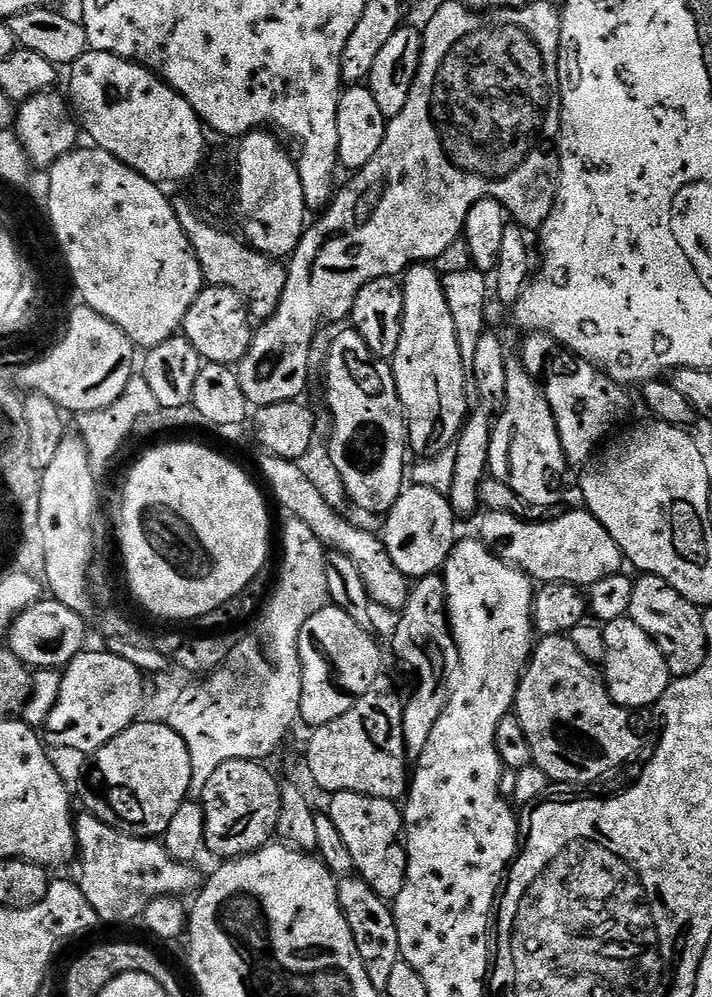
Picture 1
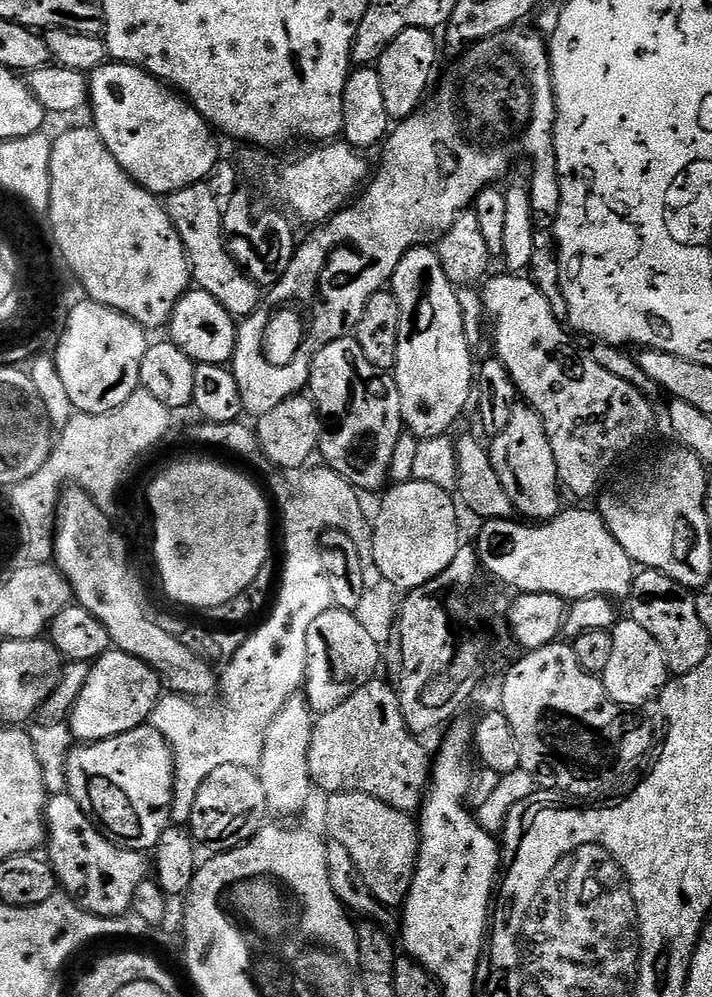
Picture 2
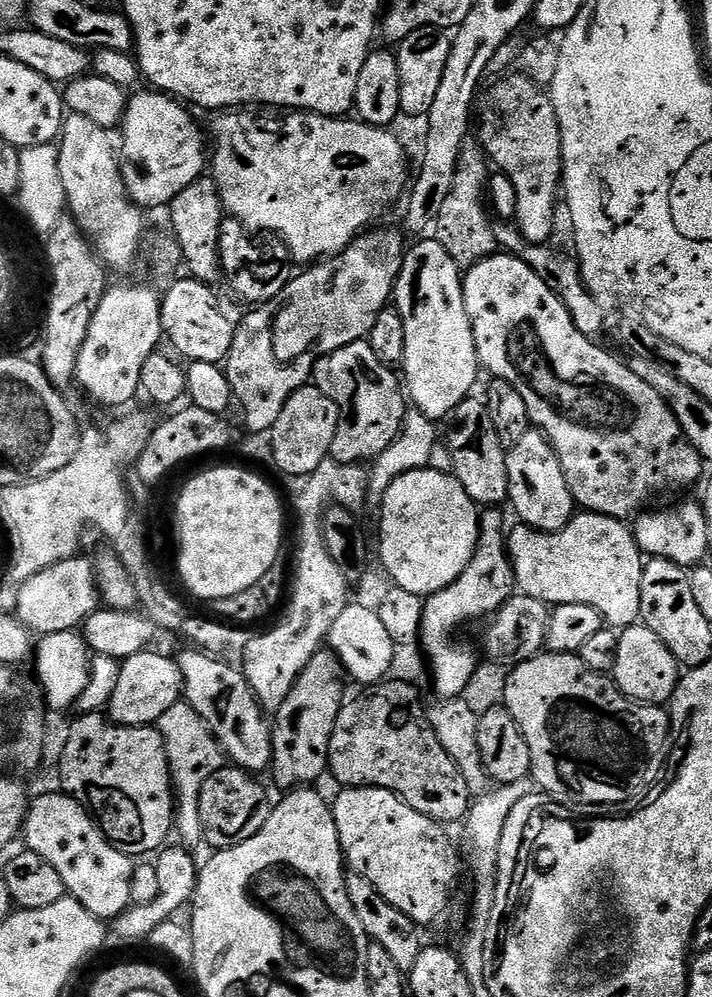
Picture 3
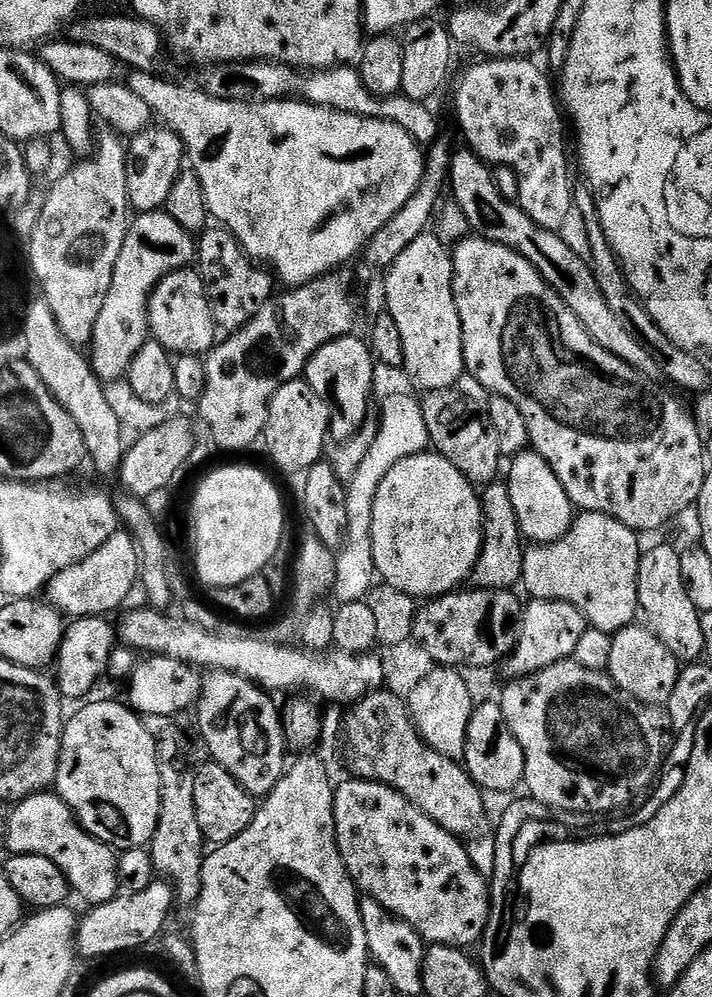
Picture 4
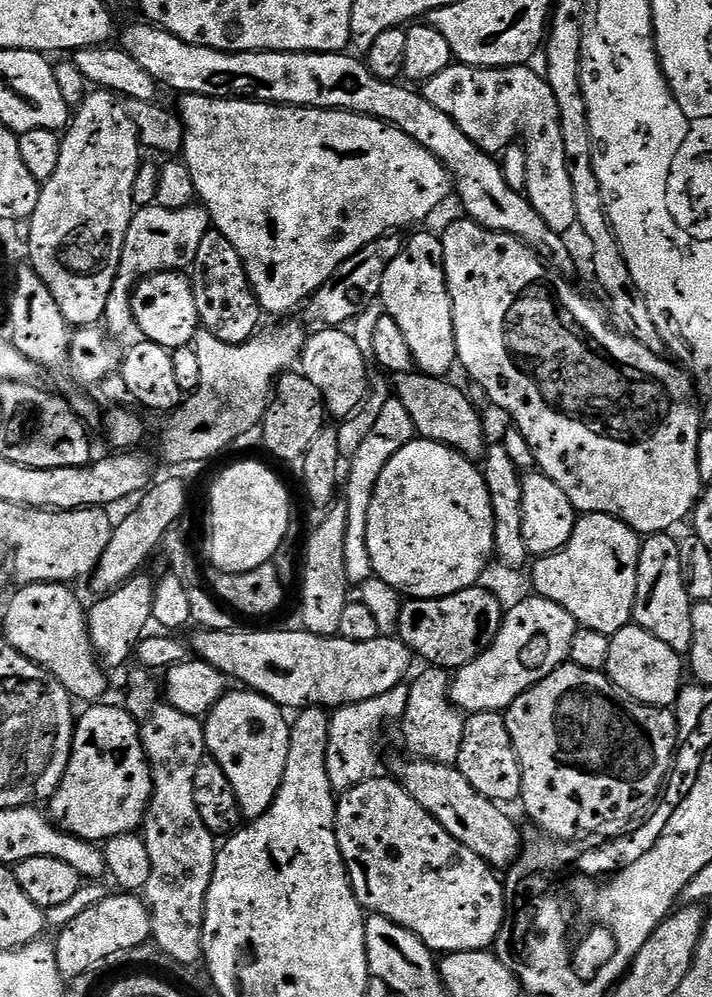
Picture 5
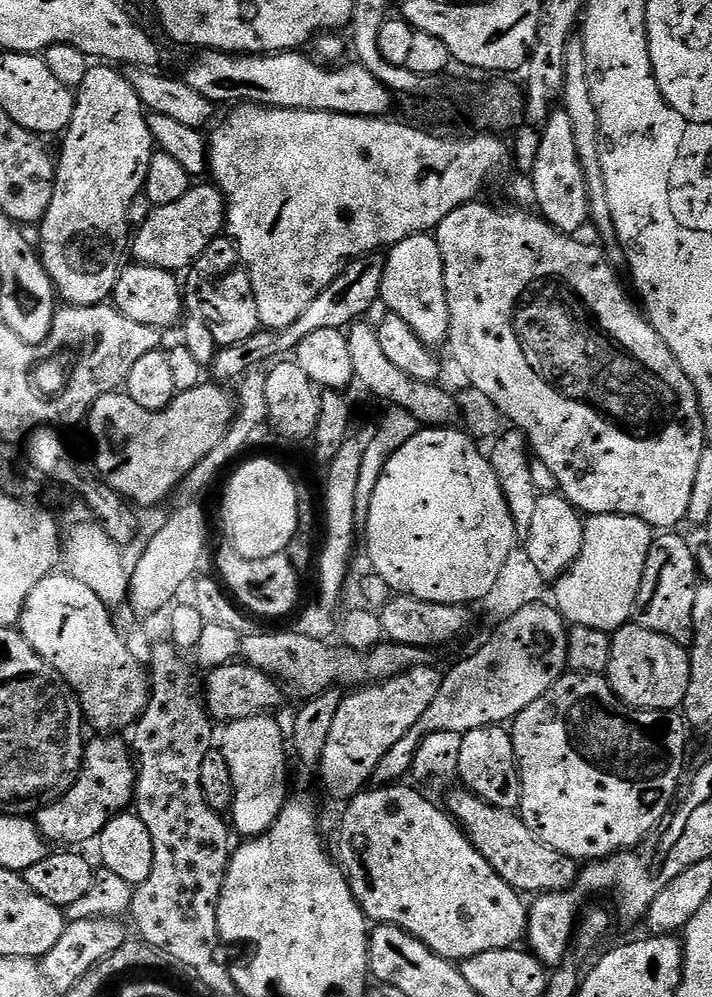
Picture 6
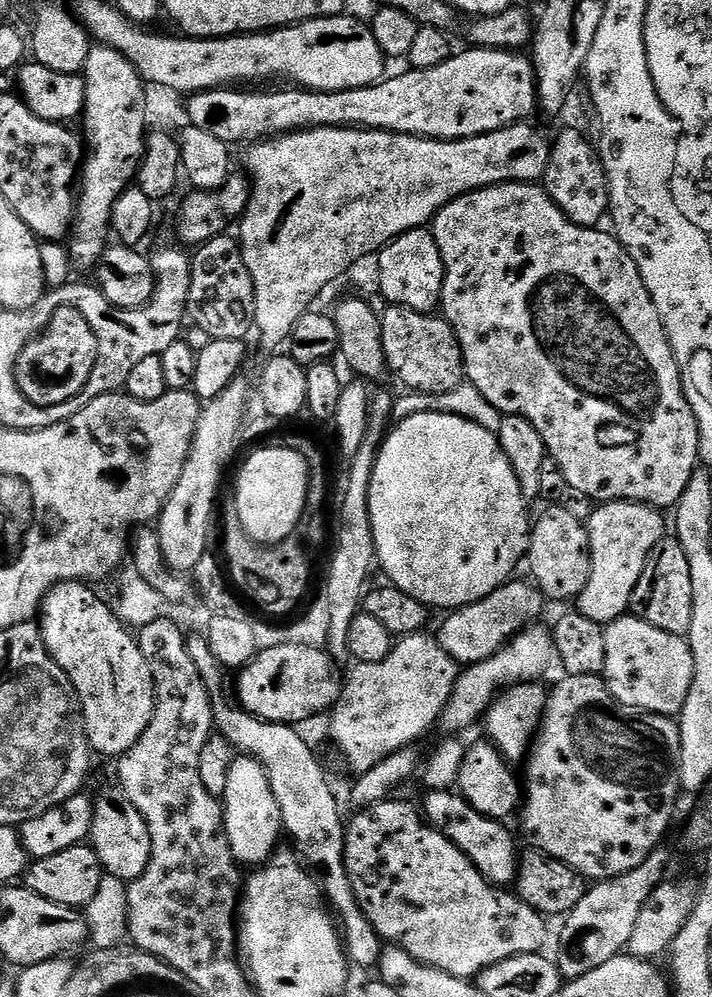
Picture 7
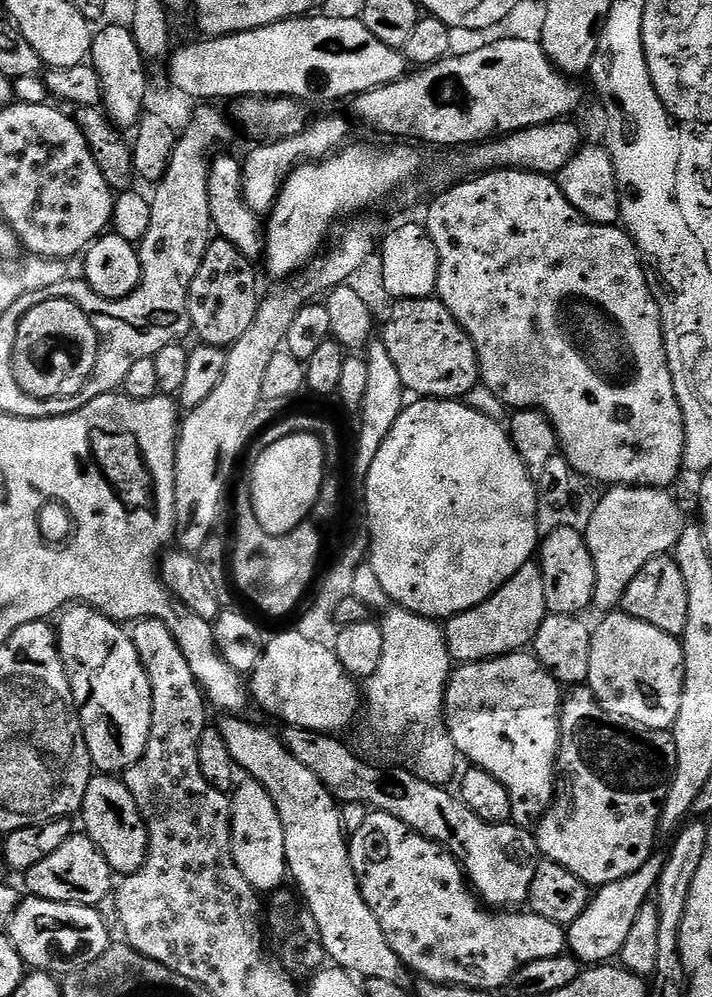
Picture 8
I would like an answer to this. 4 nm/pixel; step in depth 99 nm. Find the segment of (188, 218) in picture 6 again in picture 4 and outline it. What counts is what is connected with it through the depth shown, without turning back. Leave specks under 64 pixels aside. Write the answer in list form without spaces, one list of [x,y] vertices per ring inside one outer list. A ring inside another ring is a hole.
[[[166,211],[141,212],[129,223],[126,242],[122,242],[118,262],[114,262],[114,278],[106,302],[102,302],[102,314],[94,322],[90,363],[99,380],[109,382],[127,377],[134,354],[150,339],[148,300],[152,292],[162,277],[189,267],[197,247],[193,233],[178,226]]]

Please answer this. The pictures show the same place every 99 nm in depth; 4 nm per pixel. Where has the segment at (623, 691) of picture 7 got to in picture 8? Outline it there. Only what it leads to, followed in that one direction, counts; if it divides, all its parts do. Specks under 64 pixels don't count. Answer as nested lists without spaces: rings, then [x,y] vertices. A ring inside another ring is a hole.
[[[612,610],[600,625],[595,625],[590,646],[590,674],[587,687],[592,689],[598,702],[614,714],[654,730],[669,731],[678,718],[684,693],[684,645],[677,637],[658,630],[622,610]]]

